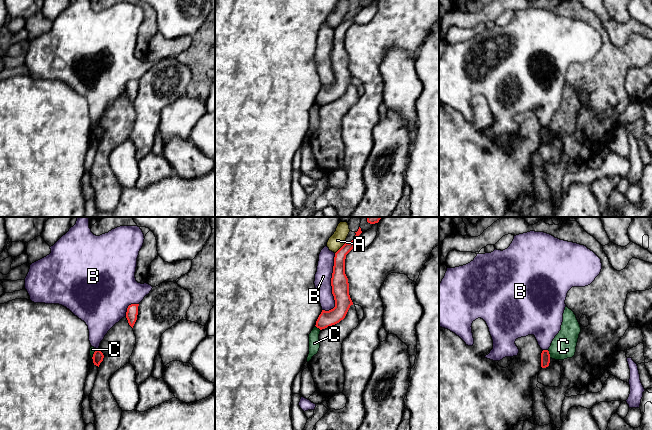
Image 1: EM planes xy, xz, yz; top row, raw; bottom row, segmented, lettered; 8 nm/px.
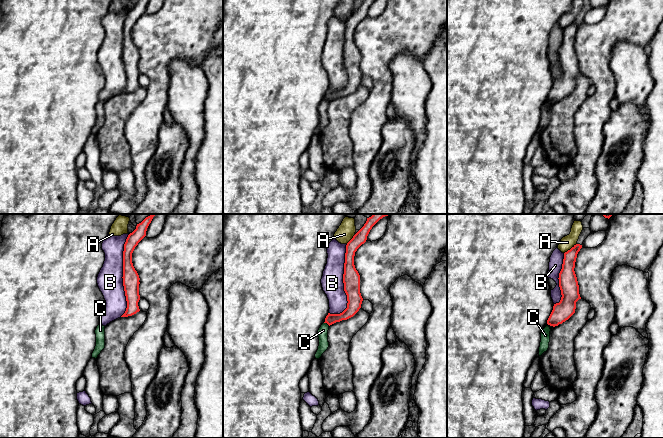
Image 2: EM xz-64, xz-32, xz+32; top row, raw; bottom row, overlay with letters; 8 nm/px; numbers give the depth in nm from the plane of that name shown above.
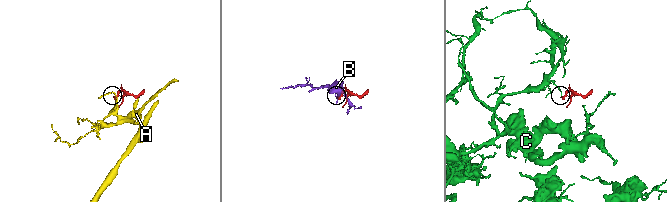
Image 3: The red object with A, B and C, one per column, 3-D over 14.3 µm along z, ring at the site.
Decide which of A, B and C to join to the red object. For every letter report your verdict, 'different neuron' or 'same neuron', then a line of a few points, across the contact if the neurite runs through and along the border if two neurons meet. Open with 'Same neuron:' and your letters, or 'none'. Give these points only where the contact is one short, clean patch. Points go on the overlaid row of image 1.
Same neuron: none
A: different neuron; line xz (345, 243), (335, 253)
B: different neuron
C: different neuron; line yz (547, 350), (550, 357)

